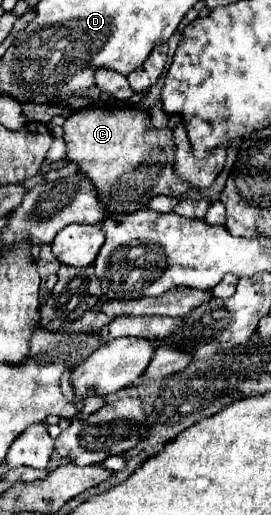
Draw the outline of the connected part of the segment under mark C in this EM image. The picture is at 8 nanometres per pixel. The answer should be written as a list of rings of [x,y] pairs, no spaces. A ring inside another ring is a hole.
[[[116,106],[116,108],[82,108],[66,118],[64,122],[64,140],[66,140],[66,158],[80,164],[80,172],[86,174],[98,188],[98,196],[108,212],[136,212],[146,206],[152,196],[182,196],[190,184],[182,180],[174,170],[176,142],[168,128],[154,128],[152,118],[146,110],[134,106]]]

